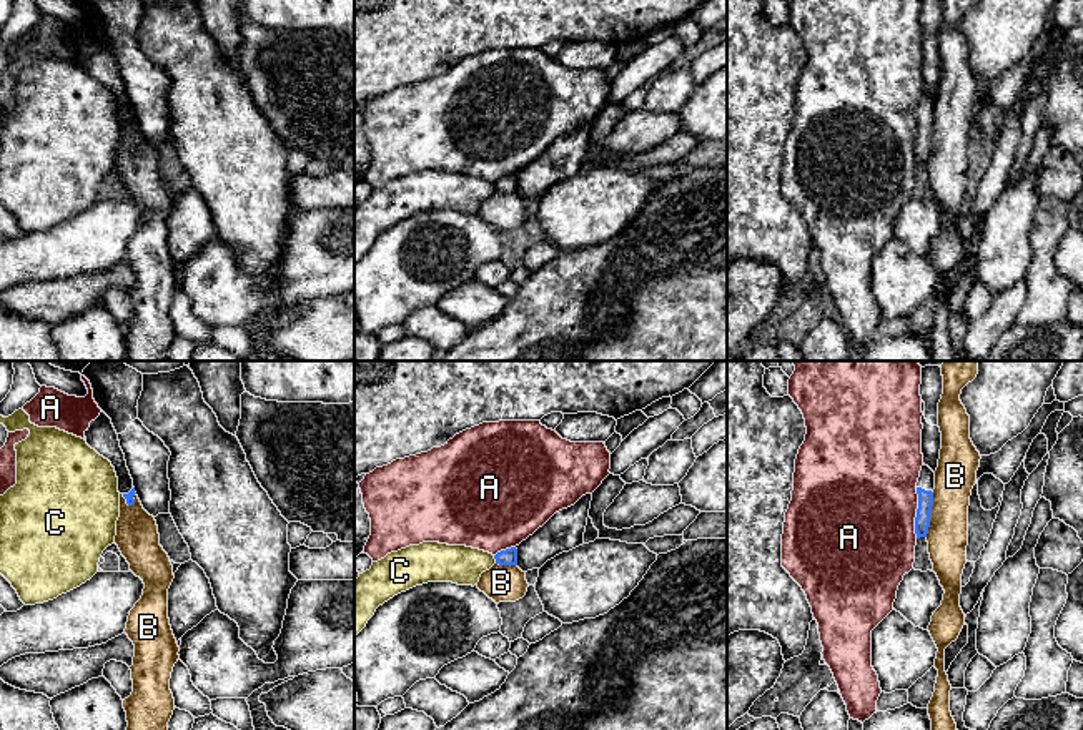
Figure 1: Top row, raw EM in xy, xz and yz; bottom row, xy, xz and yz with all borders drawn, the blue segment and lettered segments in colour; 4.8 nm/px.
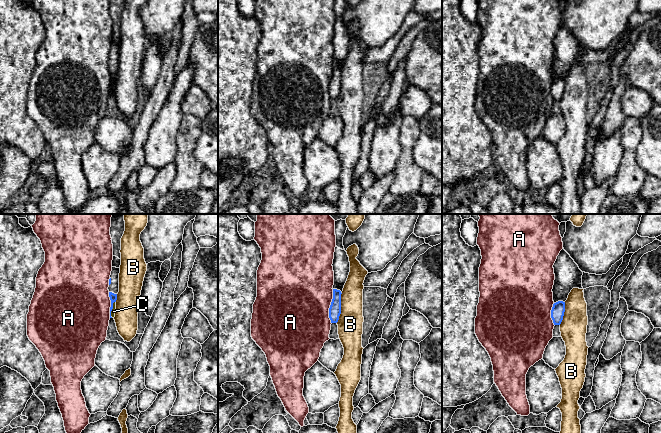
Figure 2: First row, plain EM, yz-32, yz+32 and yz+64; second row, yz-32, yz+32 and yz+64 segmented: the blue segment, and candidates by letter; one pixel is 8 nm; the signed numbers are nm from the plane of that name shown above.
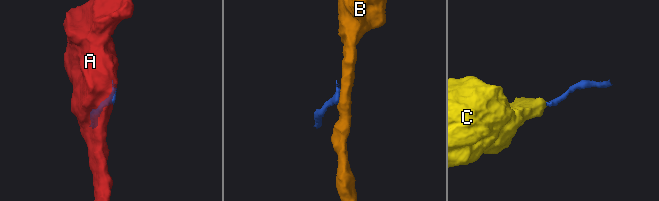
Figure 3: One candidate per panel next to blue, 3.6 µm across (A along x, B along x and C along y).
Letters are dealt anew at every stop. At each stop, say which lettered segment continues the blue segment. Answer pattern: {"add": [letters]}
{"add": []}

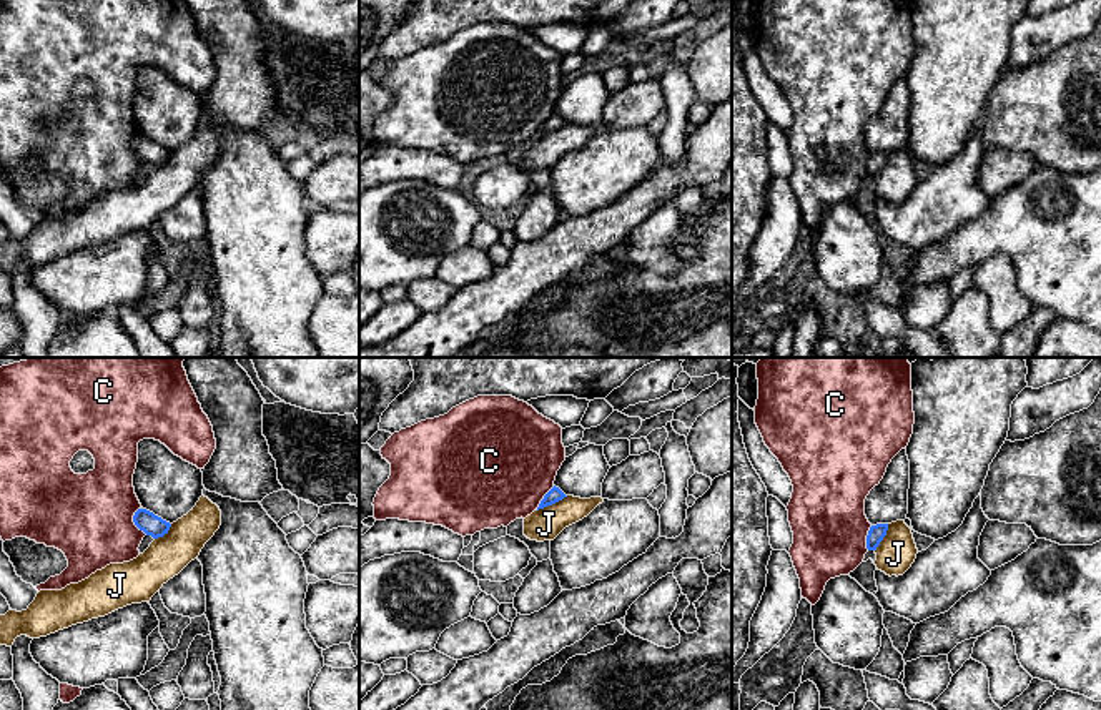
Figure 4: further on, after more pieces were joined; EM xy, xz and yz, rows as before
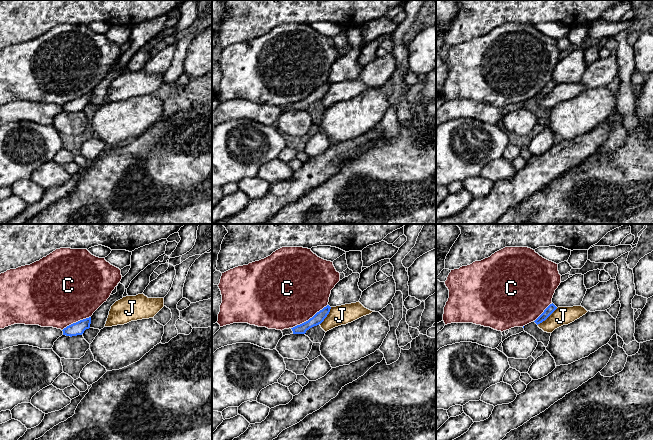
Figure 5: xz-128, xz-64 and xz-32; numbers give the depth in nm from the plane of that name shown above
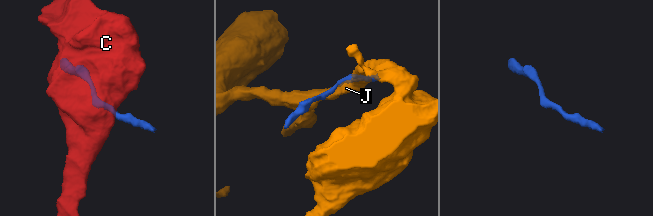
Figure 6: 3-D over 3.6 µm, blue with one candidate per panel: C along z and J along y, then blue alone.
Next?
{"add": []}

